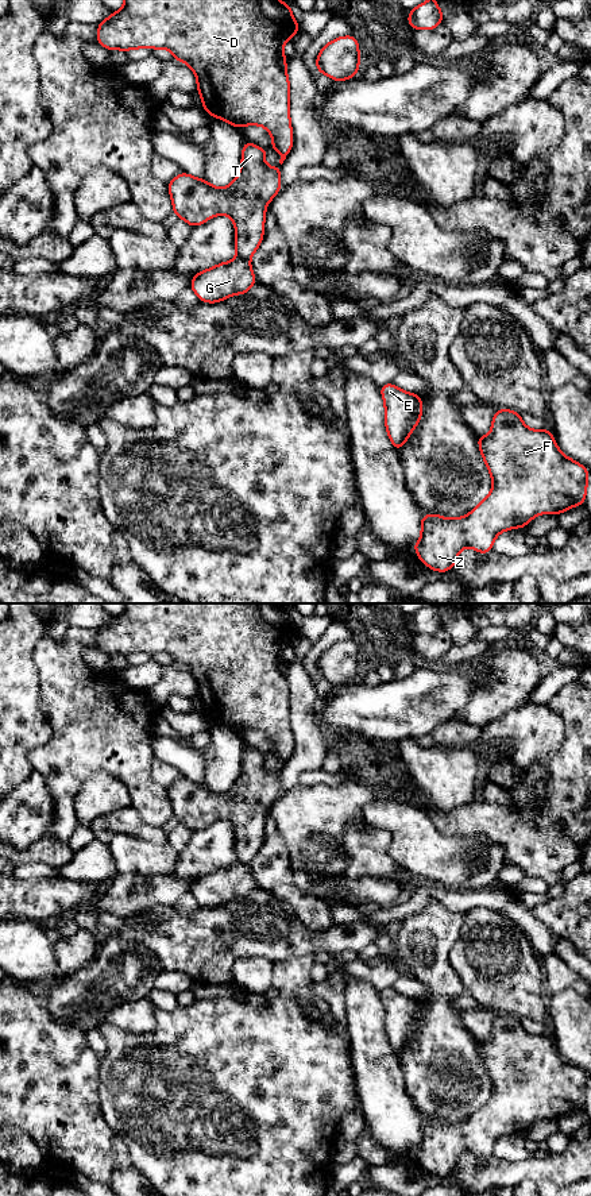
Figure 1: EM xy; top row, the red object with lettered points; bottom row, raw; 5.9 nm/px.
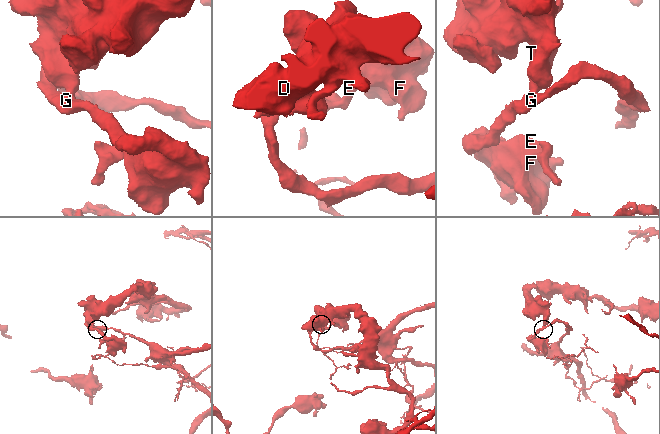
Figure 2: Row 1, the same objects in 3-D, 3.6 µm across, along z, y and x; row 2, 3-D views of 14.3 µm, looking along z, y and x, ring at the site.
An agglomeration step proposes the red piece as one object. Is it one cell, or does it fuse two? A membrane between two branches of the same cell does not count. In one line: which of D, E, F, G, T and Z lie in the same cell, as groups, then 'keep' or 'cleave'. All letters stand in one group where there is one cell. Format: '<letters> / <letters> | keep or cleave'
D T / E F G Z | cleave

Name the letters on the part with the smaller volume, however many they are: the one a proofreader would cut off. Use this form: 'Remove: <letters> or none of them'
Remove: E, F, G, Z

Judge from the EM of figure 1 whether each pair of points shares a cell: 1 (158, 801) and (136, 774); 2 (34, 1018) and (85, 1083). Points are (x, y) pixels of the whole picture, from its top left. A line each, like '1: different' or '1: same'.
1: same
2: same

